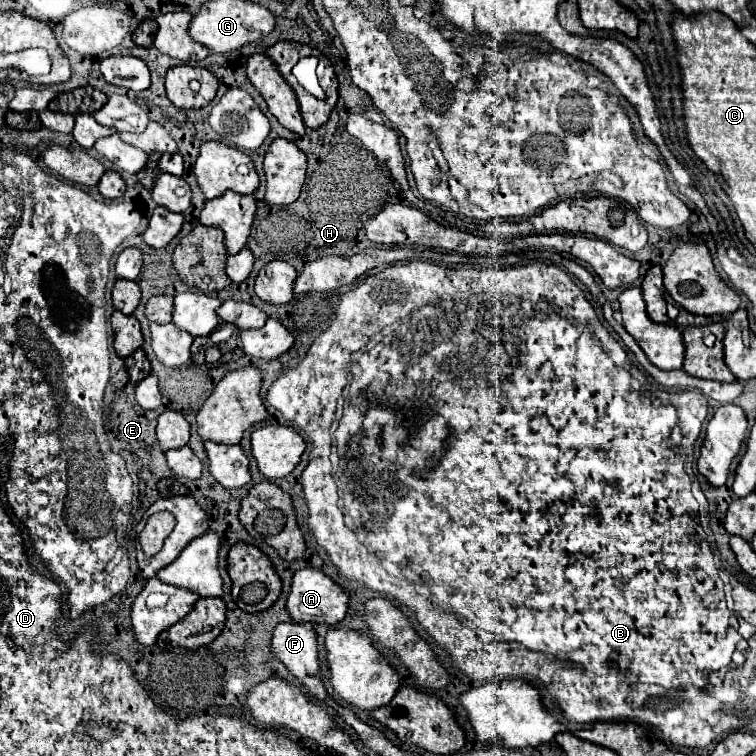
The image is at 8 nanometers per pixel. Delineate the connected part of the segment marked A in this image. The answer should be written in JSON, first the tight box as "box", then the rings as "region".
{"box":[286,568,348,626],"region":[[[302,568],[294,572],[292,588],[286,598],[286,612],[292,620],[302,622],[302,624],[334,626],[336,622],[344,618],[346,608],[348,608],[348,594],[338,584],[334,584],[324,572],[316,568]]]}

